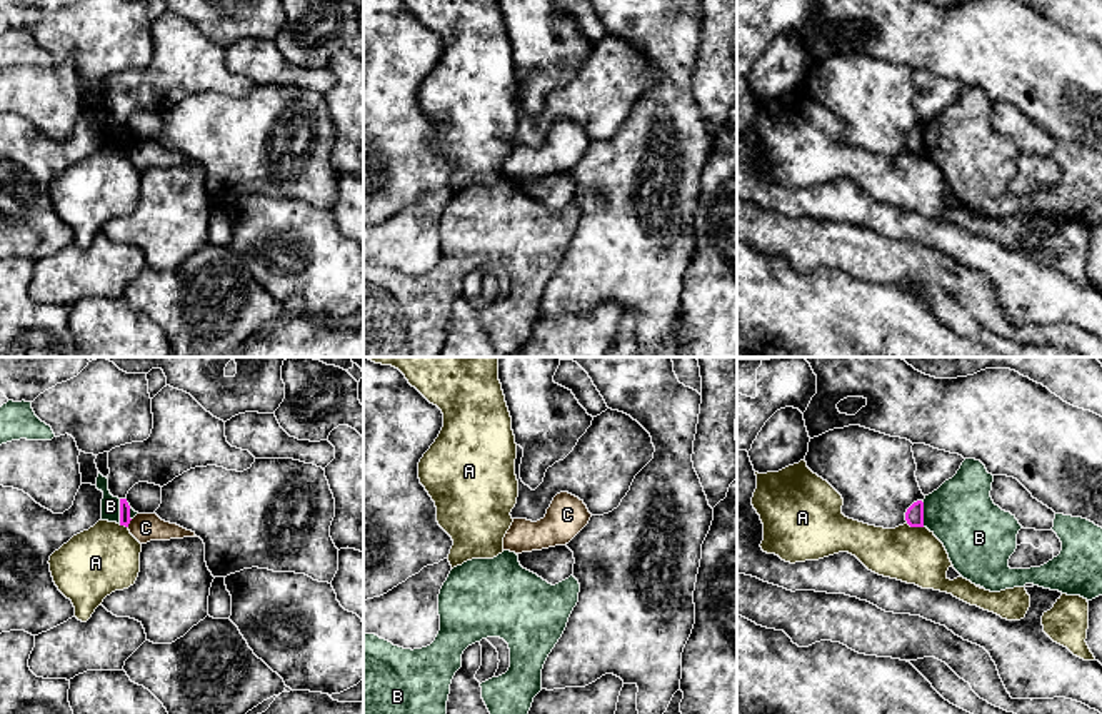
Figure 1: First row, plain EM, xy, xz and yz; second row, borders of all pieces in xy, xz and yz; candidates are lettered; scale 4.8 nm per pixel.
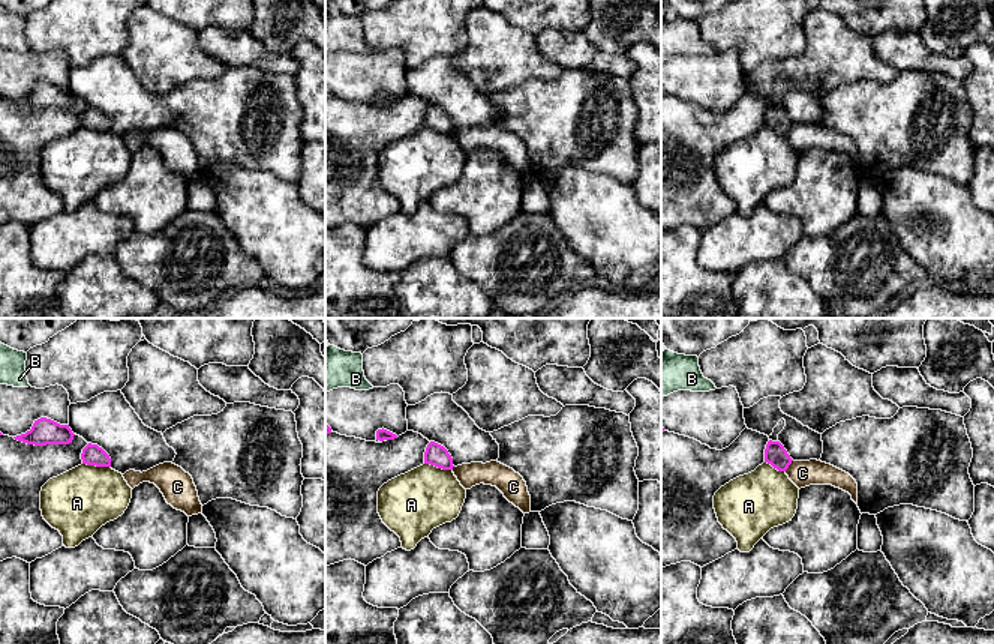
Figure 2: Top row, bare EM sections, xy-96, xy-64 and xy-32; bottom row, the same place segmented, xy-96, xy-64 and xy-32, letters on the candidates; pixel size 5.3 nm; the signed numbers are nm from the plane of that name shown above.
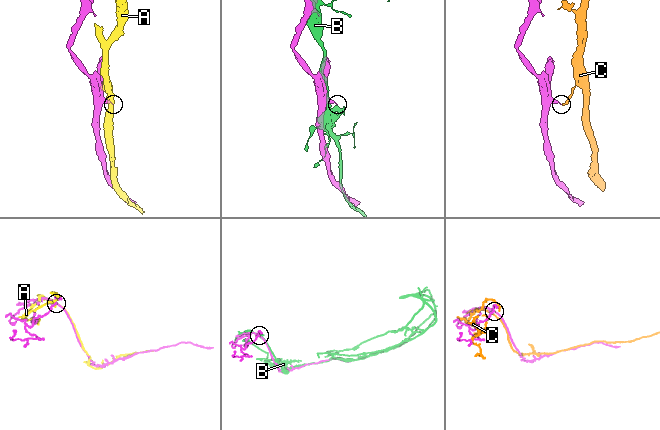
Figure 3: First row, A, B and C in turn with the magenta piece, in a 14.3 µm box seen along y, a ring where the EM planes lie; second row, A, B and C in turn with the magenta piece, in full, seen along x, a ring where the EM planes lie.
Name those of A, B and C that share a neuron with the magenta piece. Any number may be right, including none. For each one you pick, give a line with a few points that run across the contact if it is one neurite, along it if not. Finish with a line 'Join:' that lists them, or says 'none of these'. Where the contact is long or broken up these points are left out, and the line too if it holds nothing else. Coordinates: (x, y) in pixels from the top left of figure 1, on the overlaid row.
Join: none of these

